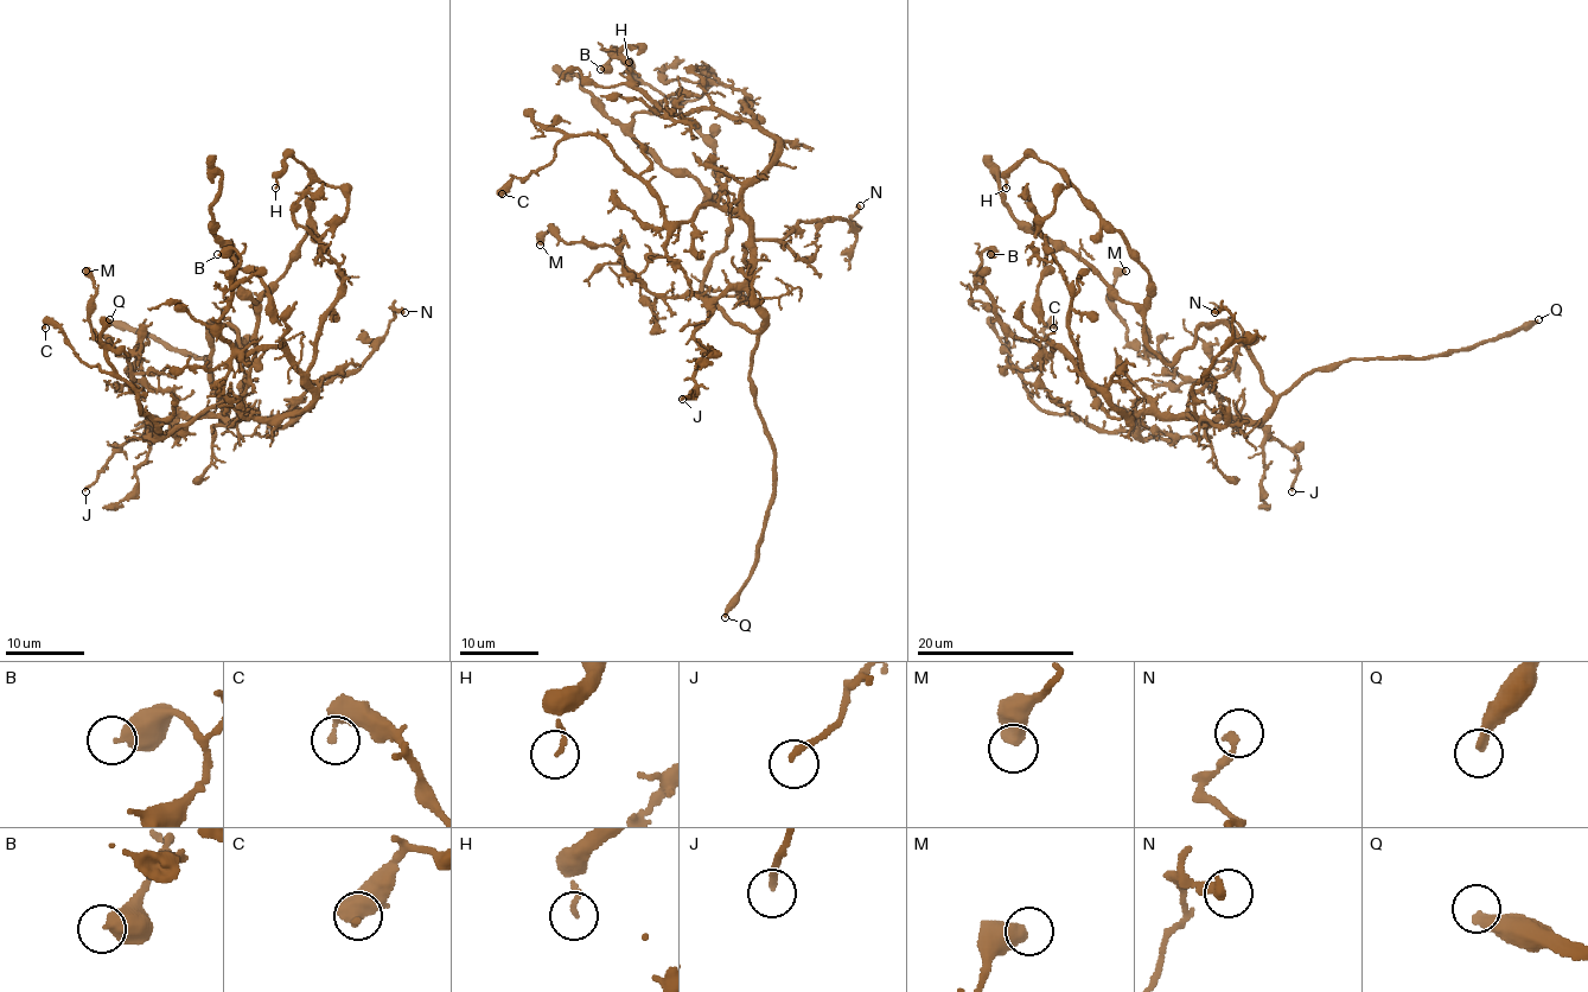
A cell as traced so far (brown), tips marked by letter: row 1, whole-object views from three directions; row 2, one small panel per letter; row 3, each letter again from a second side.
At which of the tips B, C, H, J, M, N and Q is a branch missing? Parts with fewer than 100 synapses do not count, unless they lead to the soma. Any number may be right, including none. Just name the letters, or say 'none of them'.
Q

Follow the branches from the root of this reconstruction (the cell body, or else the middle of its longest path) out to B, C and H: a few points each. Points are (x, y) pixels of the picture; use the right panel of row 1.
B: (1271, 406), (1258, 420), (1124, 418), (1058, 347), (1048, 355), (1008, 331), (981, 271), (983, 250), (990, 254)
C: (1271, 406), (1258, 420), (1198, 423), (1142, 400), (1135, 433), (1051, 414), (1020, 379), (1053, 328)
H: (1271, 406), (1224, 324), (1200, 324), (1171, 363), (1148, 345), (1146, 271), (1067, 178), (1027, 156), (1006, 188)

